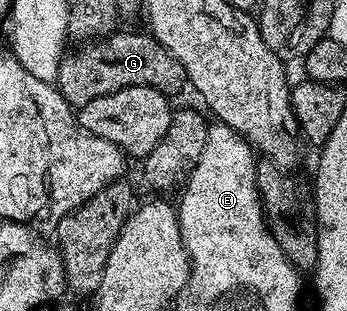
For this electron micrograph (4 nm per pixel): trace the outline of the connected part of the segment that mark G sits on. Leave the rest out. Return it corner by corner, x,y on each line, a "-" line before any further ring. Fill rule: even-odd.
121,31
82,43
78,52
70,51
62,58
55,84
74,109
81,109
94,98
103,98
103,94
115,94
115,90
131,86
151,86
166,94
174,94
186,87
183,66
158,40
144,31

